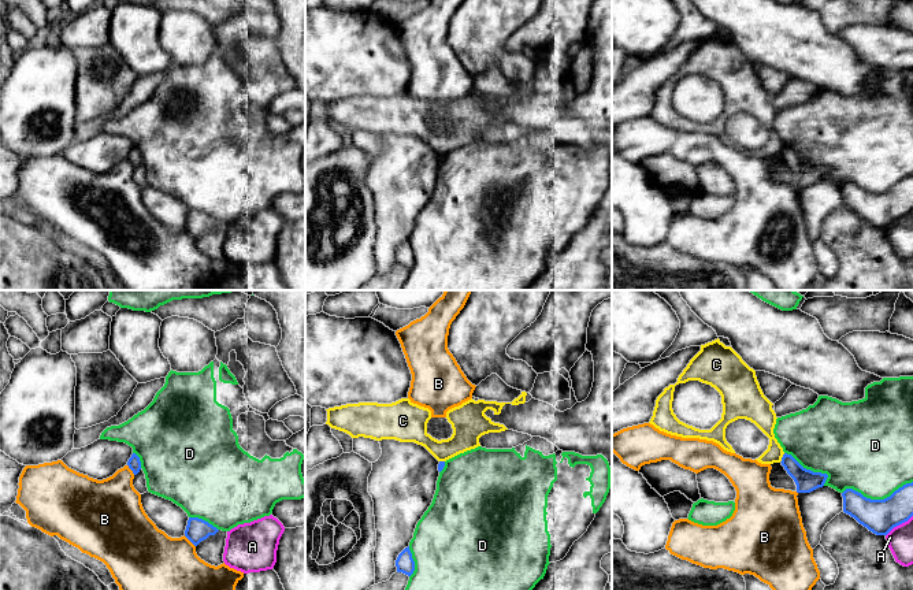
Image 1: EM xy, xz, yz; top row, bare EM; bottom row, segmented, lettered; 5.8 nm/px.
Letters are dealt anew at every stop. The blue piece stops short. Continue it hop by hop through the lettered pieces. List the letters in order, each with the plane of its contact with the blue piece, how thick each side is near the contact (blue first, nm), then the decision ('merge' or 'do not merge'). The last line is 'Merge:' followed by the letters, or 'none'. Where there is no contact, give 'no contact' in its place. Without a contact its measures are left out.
A: meets blue in yz; 200 nm thick on the blue side, 150 nm on the other; do not merge
B: meets blue in xy; 140 nm thick on the blue side, 440 nm on the other; do not merge
C: meets blue in yz; 140 nm thick on the blue side, 130 nm on the other; do not merge
D: meets blue in yz; 200 nm thick on the blue side, 440 nm on the other; do not merge
Merge: none

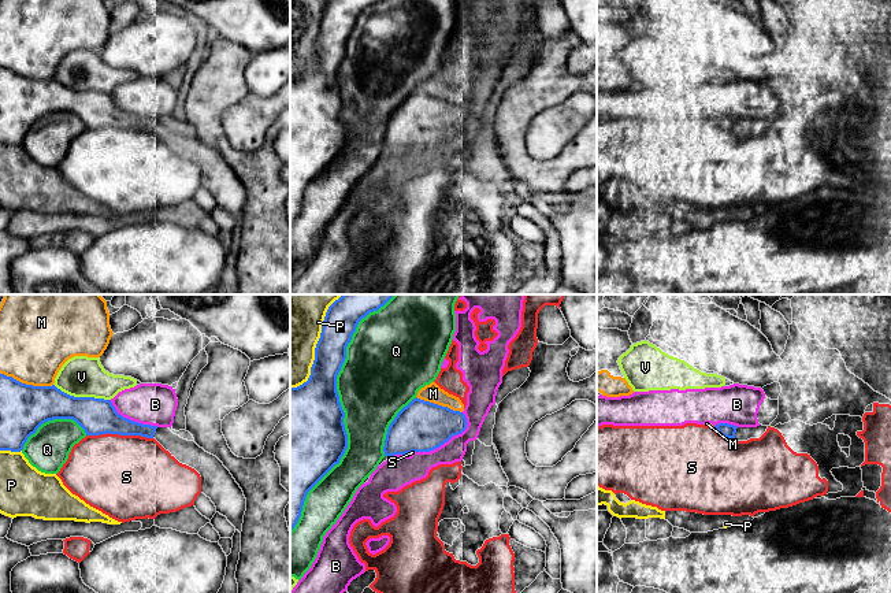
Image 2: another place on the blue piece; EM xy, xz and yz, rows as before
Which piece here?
B: meets blue in xz; 300 nm thick on the blue side, 160 nm on the other; do not merge
M: meets blue in xy; 280 nm thick on the blue side, 420 nm on the other; do not merge
P: meets blue in xz; 220 nm thick on the blue side, 320 nm on the other; do not merge
Q: meets blue in xz; 480 nm thick on the blue side, 420 nm on the other; do not merge
S: meets blue in xy; 220 nm thick on the blue side, 480 nm on the other; do not merge
V: meets blue in xy; 220 nm thick on the blue side, 240 nm on the other; do not merge
Merge: none

